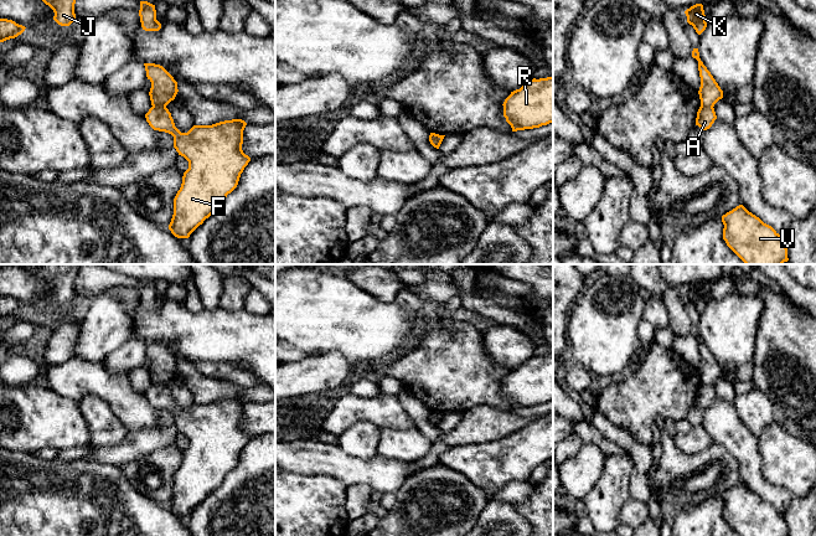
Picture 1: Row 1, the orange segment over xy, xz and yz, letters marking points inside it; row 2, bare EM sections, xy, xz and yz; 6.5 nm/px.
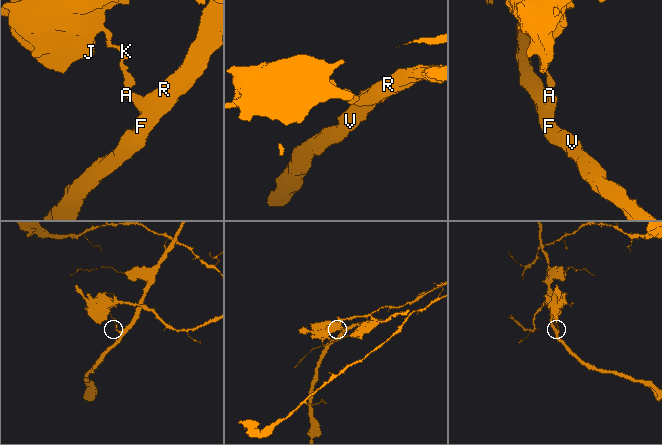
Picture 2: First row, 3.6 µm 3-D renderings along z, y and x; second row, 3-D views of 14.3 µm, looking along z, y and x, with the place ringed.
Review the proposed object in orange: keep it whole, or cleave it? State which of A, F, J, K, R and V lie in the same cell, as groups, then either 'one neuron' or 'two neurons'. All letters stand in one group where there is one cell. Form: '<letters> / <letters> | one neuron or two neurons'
A F R V / J K | two neurons

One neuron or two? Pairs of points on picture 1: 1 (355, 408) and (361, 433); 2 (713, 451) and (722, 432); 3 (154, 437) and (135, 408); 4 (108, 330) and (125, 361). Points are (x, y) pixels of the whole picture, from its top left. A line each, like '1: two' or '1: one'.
1: two
2: two
3: two
4: two

